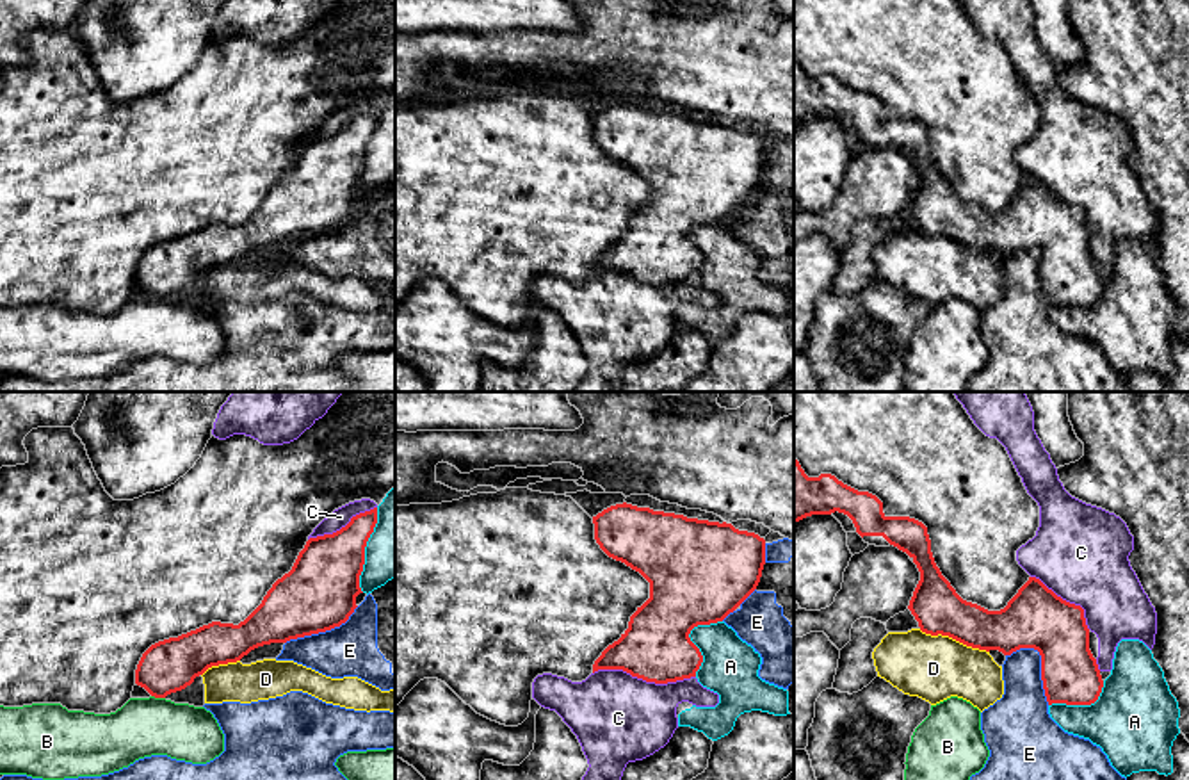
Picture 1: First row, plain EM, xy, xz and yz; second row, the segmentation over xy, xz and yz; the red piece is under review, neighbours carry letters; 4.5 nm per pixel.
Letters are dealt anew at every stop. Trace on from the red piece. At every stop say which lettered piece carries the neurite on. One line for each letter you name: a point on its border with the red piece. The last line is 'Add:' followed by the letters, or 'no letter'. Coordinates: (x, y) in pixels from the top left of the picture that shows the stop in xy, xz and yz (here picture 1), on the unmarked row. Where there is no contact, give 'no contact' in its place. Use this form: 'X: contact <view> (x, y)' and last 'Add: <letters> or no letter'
Add: no letter

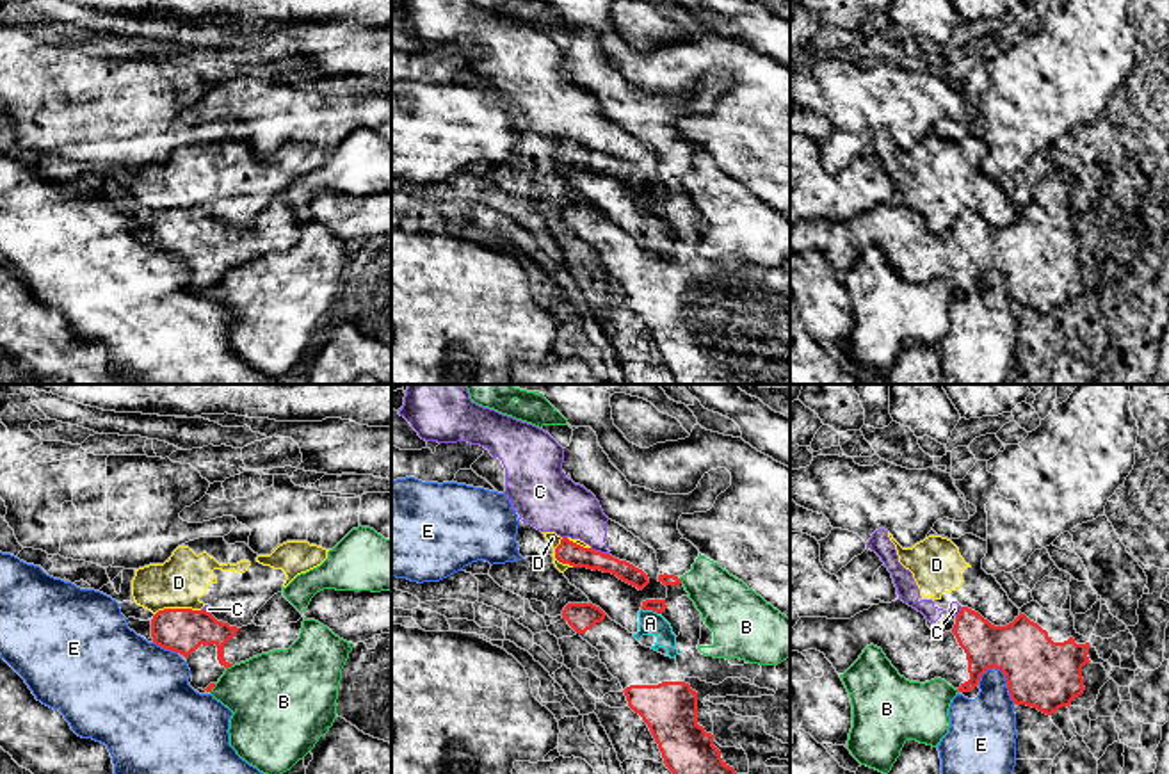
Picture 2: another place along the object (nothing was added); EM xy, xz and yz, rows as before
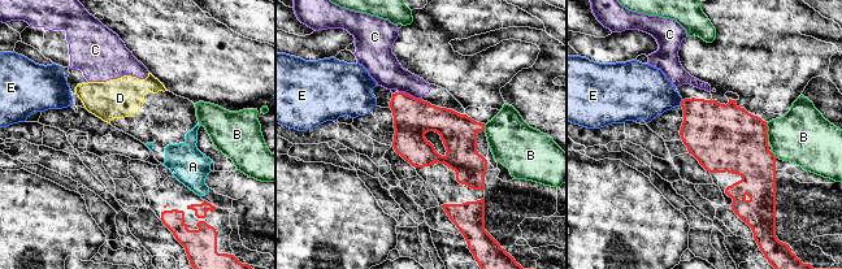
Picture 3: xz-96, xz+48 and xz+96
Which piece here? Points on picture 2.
Add: no letter

